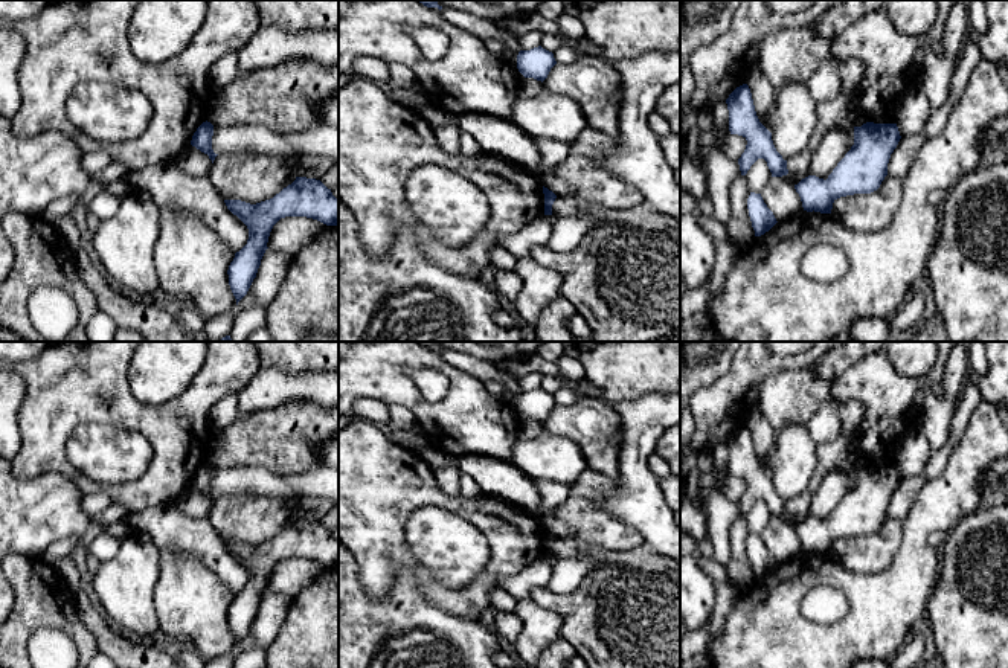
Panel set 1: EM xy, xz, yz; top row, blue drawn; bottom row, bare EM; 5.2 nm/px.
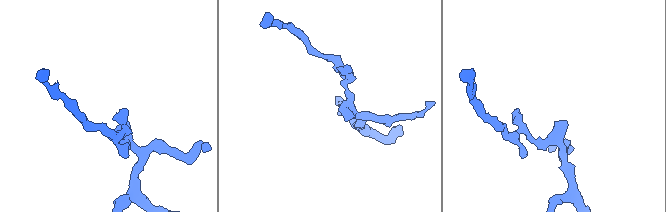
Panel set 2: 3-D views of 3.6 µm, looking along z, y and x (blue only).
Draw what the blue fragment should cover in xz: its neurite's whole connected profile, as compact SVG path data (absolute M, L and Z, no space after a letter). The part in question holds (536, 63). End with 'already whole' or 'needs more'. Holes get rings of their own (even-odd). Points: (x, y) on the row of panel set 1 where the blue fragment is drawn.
M541 46L531 50L520 50L517 55L517 69L525 78L544 81L551 69L557 64L554 53Z | already whole

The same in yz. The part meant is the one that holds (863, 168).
M866 122L854 127L854 145L827 180L808 175L795 185L804 210L831 214L837 198L877 191L900 139L897 124Z | already whole

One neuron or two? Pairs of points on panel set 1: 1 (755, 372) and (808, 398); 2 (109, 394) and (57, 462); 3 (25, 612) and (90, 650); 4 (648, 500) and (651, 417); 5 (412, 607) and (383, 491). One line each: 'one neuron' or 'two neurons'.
1: two neurons
2: one neuron
3: one neuron
4: one neuron
5: two neurons

